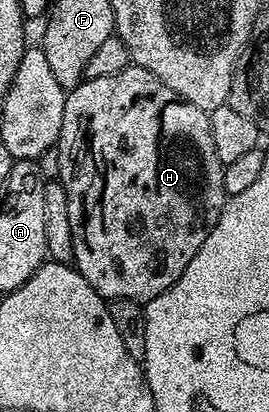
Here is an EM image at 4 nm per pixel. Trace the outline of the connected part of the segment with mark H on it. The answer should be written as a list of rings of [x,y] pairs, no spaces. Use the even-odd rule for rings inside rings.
[[[130,64],[128,69],[119,71],[119,75],[103,75],[99,79],[83,79],[78,85],[65,94],[63,107],[63,127],[56,143],[59,151],[59,178],[67,191],[67,215],[71,219],[71,239],[75,243],[72,264],[95,287],[99,296],[106,299],[135,299],[139,302],[155,299],[155,295],[163,295],[167,287],[171,287],[187,271],[187,263],[195,259],[199,247],[203,247],[203,239],[207,239],[209,230],[215,227],[222,209],[225,208],[227,194],[223,187],[225,166],[221,164],[219,155],[215,155],[215,143],[211,143],[211,127],[209,113],[181,100],[171,87],[167,87],[151,71]]]

